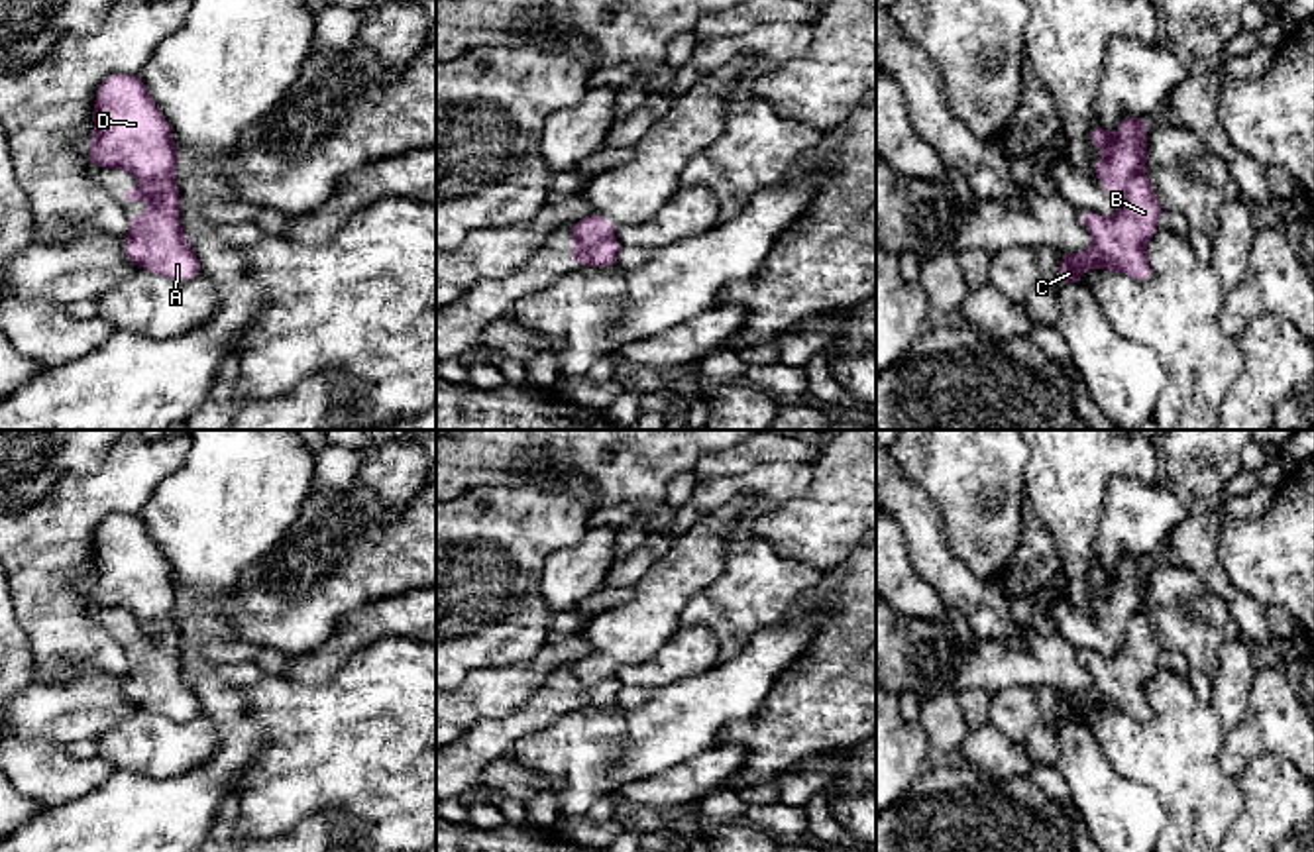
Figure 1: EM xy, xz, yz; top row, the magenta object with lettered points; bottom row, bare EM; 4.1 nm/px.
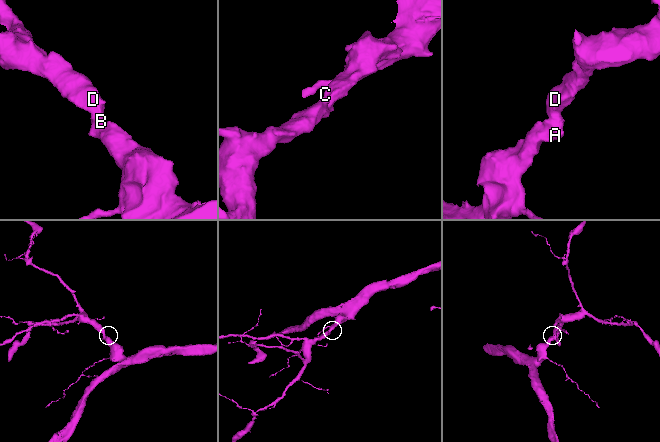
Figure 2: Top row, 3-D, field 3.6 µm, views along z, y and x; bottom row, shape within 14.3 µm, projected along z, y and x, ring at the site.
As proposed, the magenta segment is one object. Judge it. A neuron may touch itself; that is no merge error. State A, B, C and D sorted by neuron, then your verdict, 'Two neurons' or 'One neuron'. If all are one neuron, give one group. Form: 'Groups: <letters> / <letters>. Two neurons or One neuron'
Groups: A B C / D. Two neurons

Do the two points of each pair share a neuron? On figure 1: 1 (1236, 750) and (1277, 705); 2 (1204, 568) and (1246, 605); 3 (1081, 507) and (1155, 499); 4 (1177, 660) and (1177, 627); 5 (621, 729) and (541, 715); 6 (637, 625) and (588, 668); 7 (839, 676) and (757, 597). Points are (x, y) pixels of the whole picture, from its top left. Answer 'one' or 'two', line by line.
1: one
2: one
3: two
4: two
5: two
6: one
7: two

